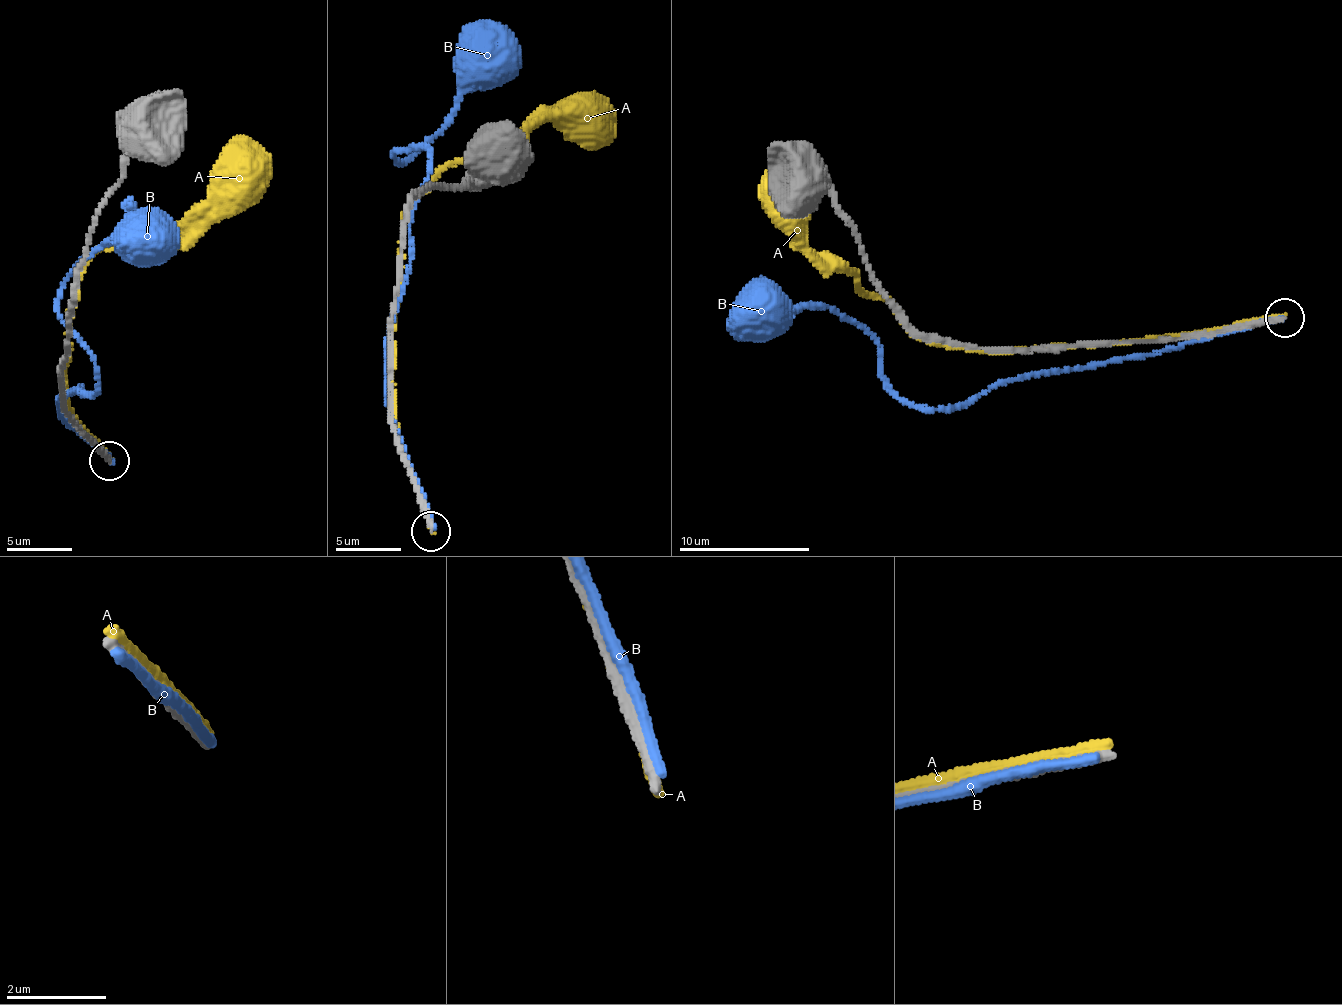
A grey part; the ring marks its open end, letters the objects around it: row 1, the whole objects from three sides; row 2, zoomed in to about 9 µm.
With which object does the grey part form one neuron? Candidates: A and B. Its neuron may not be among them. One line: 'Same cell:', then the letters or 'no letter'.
Same cell: no letter

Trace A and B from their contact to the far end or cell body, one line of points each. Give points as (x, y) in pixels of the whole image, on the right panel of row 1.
A: (1260, 321), (1127, 344), (930, 344), (887, 300), (859, 287), (854, 270), (813, 253), (788, 199)
B: (1263, 320), (919, 409), (896, 396), (868, 332), (814, 304), (764, 336), (757, 320)

